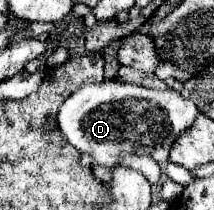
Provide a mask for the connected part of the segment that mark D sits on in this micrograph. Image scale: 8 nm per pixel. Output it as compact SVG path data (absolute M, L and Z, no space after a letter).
M104 79L102 83L84 85L62 103L58 111L58 127L70 145L94 157L94 165L112 169L120 153L136 153L136 155L150 155L160 167L166 167L174 139L194 123L196 113L198 107L192 101L184 99L176 89L156 91L156 89L146 89L142 85L124 83L120 79Z

